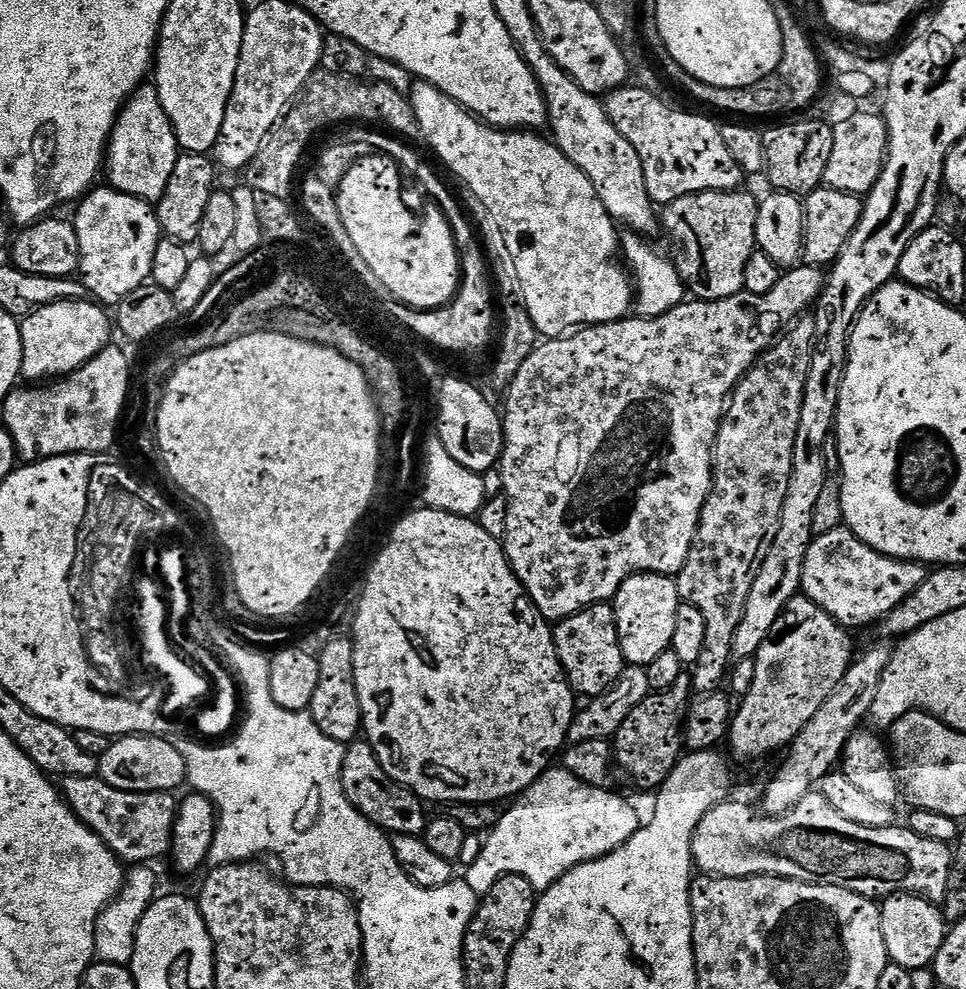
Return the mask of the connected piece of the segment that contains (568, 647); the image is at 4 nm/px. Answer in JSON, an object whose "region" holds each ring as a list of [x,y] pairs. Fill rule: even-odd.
{"region":[[[611,603],[592,604],[555,625],[556,653],[569,684],[582,695],[600,696],[620,677],[626,666],[620,635],[616,629],[616,610]]]}

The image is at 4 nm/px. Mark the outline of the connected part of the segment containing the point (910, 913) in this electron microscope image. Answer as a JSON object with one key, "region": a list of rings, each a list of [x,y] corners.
{"region":[[[897,894],[880,904],[882,938],[886,938],[889,961],[909,970],[935,965],[938,950],[942,950],[948,937],[949,921],[933,901],[915,894]]]}

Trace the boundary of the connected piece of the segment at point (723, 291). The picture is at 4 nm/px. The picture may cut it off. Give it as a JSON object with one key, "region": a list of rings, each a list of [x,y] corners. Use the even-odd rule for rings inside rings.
{"region":[[[744,191],[699,192],[678,198],[663,209],[663,231],[665,228],[672,236],[696,236],[700,247],[700,256],[688,256],[682,263],[687,291],[695,299],[721,300],[744,291],[746,262],[758,251],[756,223],[760,209],[757,197]]]}

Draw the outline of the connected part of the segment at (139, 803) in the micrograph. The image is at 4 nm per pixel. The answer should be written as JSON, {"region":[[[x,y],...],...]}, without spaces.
{"region":[[[99,775],[78,778],[65,776],[62,795],[74,814],[125,865],[147,865],[159,856],[167,857],[172,846],[172,831],[176,825],[178,800],[170,792],[131,792],[110,786]]]}

